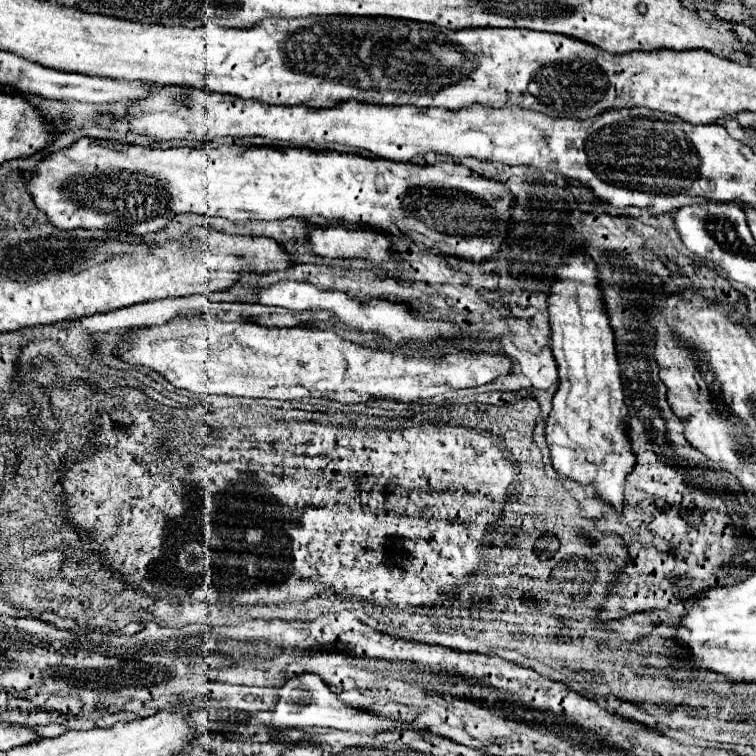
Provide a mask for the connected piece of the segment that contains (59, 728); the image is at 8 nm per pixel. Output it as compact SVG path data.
M50 724L47 726L36 726L34 729L36 729L36 732L43 738L58 737L68 731L65 726L57 724Z

